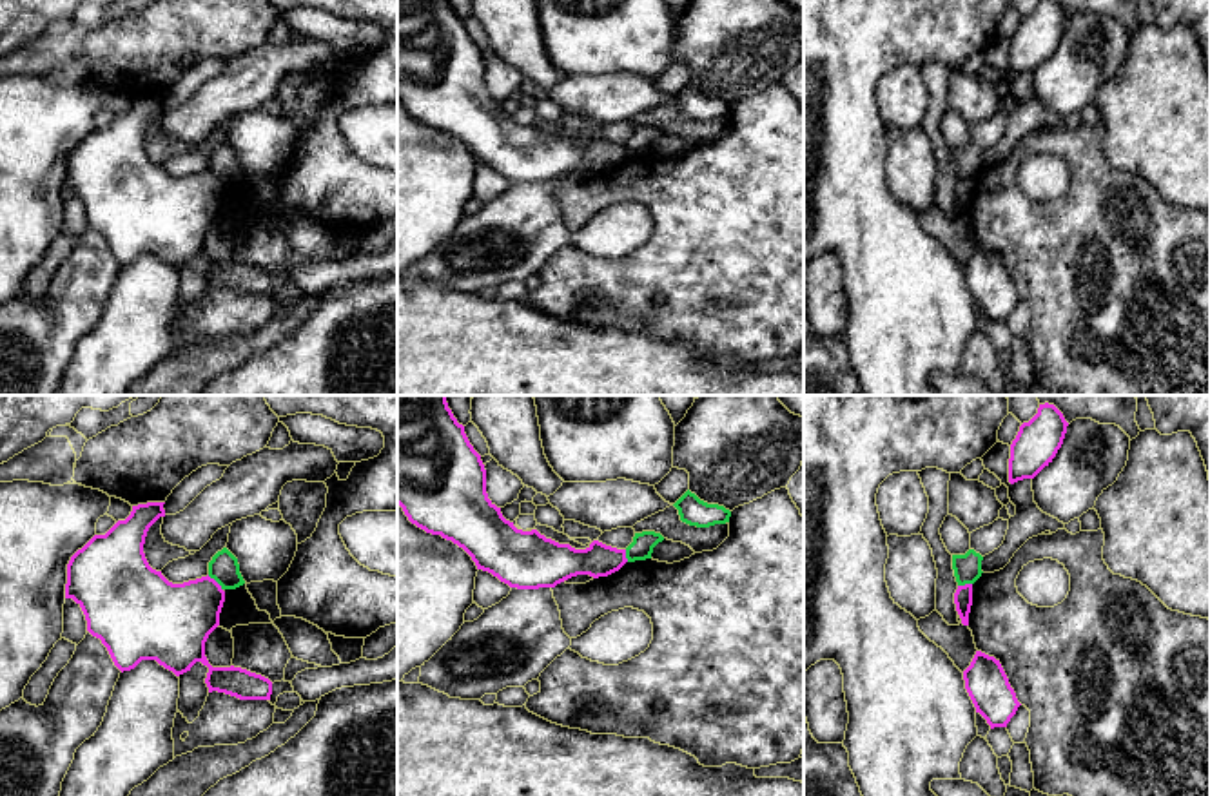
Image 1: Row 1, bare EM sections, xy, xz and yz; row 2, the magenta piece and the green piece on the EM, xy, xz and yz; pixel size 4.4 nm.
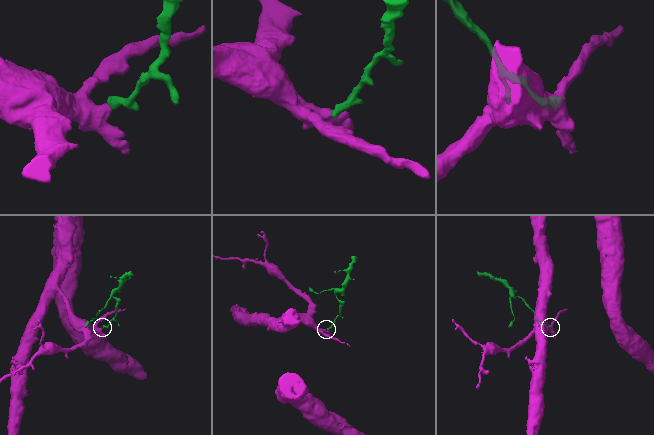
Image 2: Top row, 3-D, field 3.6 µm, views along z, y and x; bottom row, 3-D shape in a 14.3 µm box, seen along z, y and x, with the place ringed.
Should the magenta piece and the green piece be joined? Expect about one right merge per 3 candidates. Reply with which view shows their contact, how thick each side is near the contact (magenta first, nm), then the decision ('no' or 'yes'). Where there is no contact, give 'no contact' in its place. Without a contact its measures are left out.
contact in xy; calibres 320 and 140 nm; no

